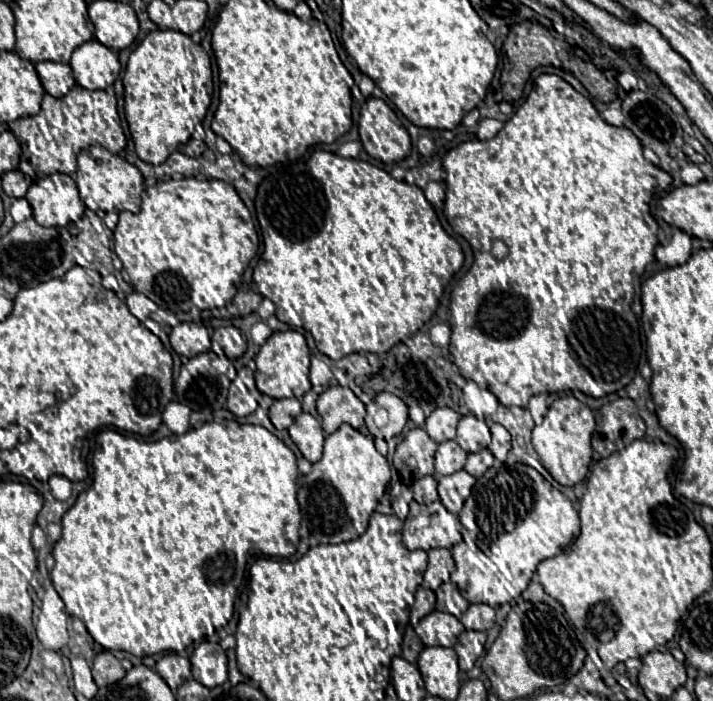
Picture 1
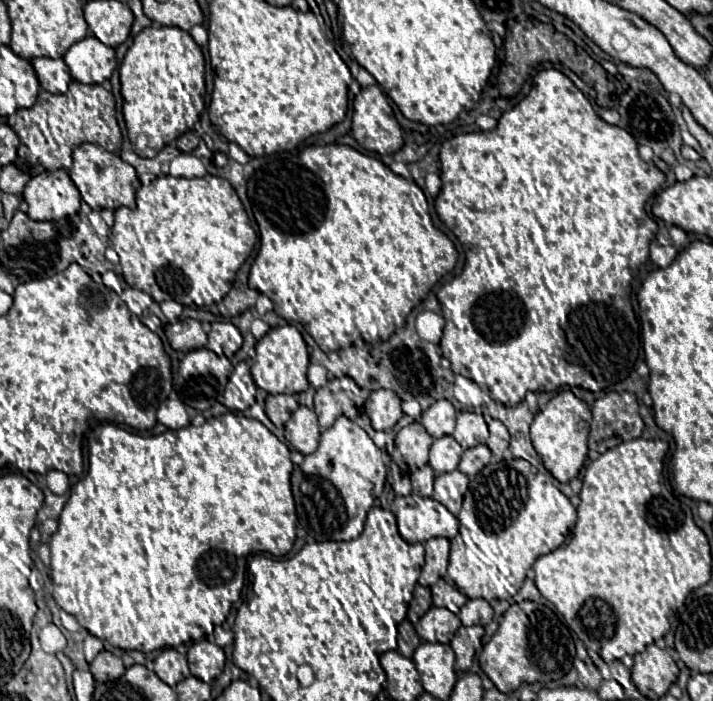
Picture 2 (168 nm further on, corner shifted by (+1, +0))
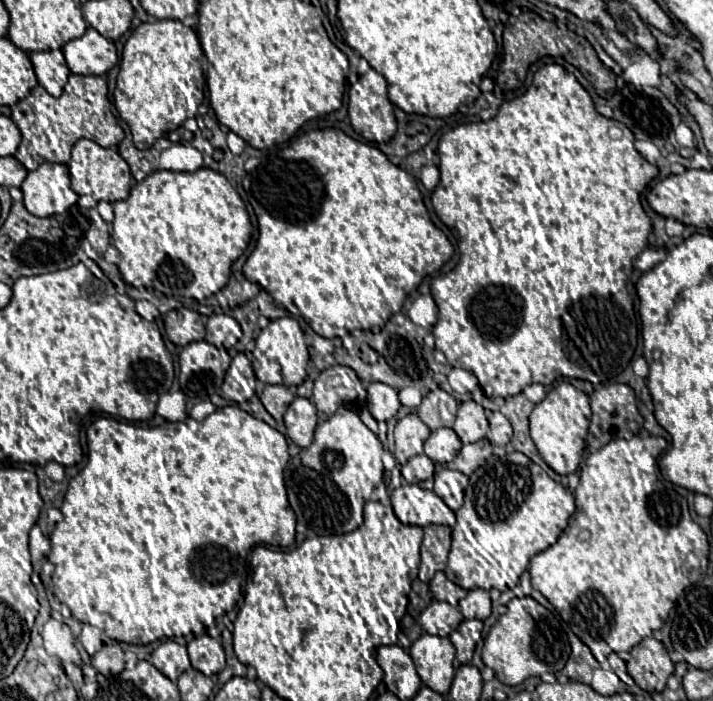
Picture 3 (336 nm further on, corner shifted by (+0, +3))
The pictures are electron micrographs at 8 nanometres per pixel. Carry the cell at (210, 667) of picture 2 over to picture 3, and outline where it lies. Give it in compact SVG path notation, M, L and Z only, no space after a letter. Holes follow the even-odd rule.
M209 635L193 639L191 643L187 643L187 649L191 665L207 677L219 673L225 667L225 651L221 643Z

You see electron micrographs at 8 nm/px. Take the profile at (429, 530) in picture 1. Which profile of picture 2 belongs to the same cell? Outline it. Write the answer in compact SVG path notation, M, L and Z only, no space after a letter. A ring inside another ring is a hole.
M418 494L398 496L394 500L394 514L402 538L410 544L436 536L454 538L458 532L458 518L434 498L422 498Z

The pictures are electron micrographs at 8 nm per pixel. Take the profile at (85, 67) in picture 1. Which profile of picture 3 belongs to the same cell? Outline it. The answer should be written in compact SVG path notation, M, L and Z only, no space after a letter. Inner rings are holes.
M87 29L83 37L69 41L63 47L65 61L71 73L105 75L117 63L117 49L111 39L105 39L95 29Z

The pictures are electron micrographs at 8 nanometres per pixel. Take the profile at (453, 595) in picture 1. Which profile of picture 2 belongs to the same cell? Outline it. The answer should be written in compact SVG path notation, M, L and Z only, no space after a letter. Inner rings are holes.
M442 578L432 586L432 602L434 606L444 606L448 610L452 610L454 614L458 614L460 606L467 601L467 597L458 589L444 582Z

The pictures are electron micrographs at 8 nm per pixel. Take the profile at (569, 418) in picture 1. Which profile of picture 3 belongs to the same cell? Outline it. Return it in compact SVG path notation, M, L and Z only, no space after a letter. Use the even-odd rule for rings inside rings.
M569 381L559 383L553 387L547 397L535 405L529 423L531 423L531 439L535 441L543 461L559 475L569 475L579 469L583 459L583 451L587 445L587 429L591 419L589 397L575 389Z

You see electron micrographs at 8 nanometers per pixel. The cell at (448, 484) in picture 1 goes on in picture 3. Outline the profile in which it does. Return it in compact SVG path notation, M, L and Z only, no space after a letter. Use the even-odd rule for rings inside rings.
M443 469L434 475L433 491L453 511L457 511L463 505L465 487L467 487L467 477L457 470Z

